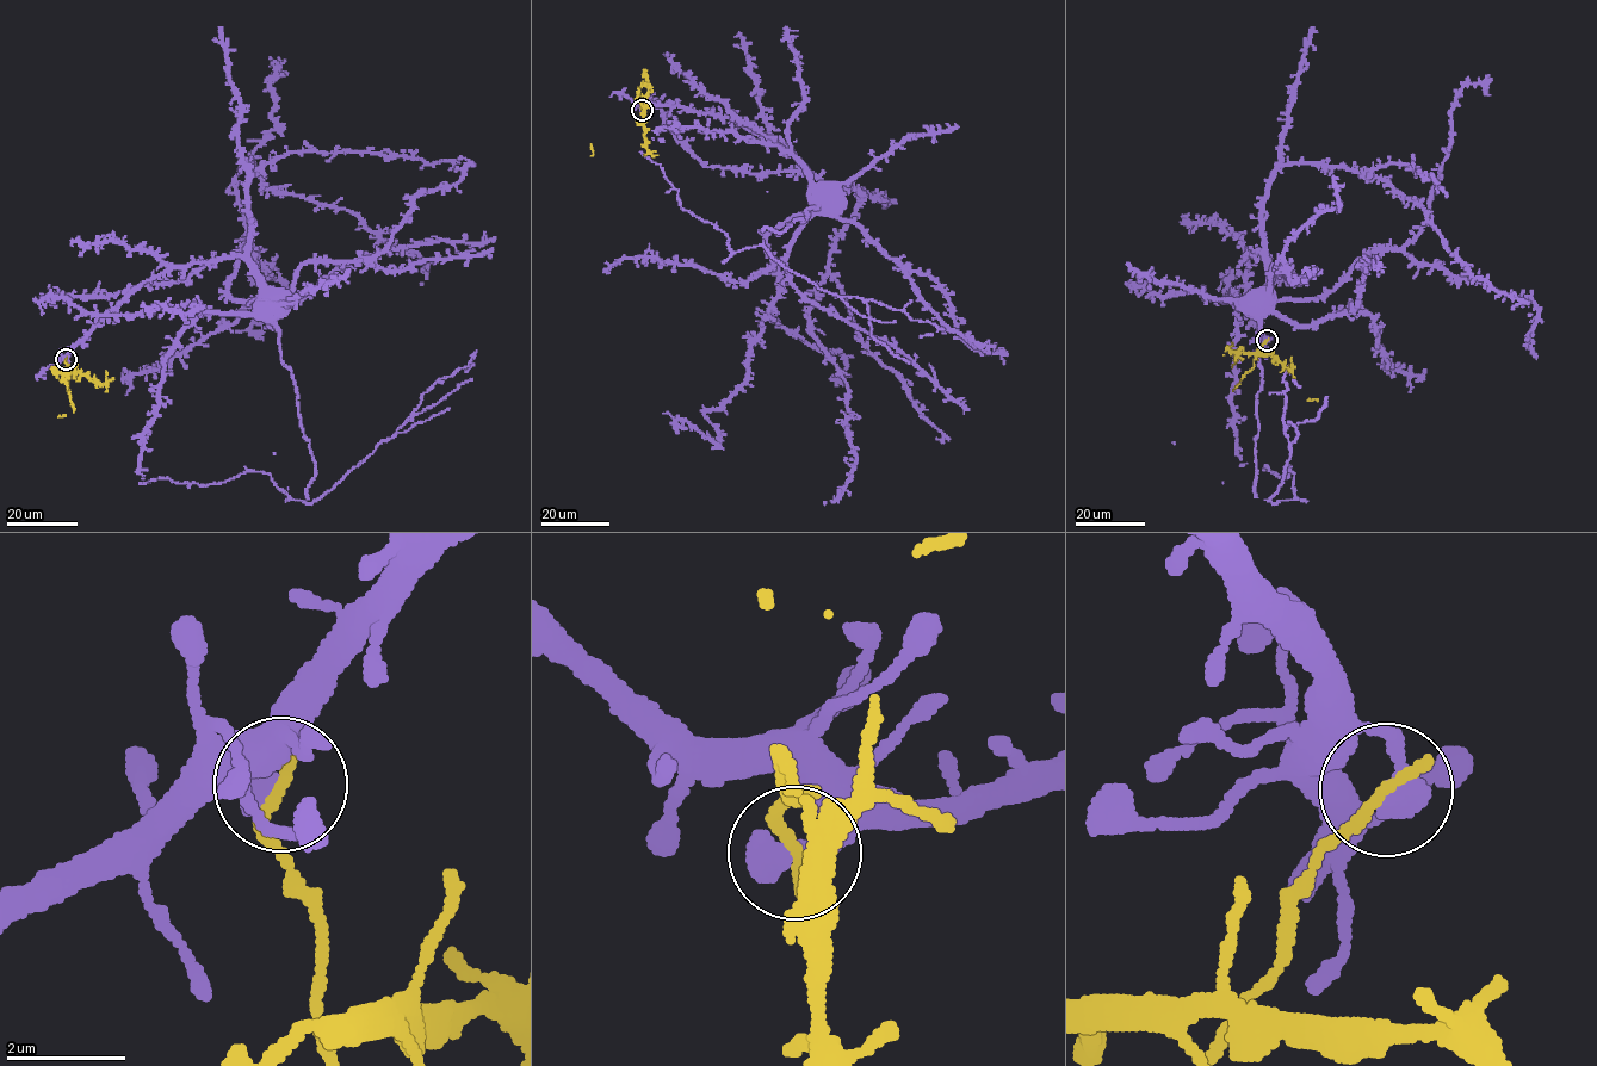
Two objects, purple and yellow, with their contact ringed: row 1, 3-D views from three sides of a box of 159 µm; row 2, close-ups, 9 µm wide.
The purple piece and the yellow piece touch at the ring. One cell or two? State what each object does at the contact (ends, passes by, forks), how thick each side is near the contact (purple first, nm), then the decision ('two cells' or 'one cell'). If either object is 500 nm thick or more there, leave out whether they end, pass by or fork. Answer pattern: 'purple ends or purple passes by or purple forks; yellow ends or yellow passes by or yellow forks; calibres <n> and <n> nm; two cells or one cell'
purple ends; yellow ends; calibres 480 and 200 nm; two cells

